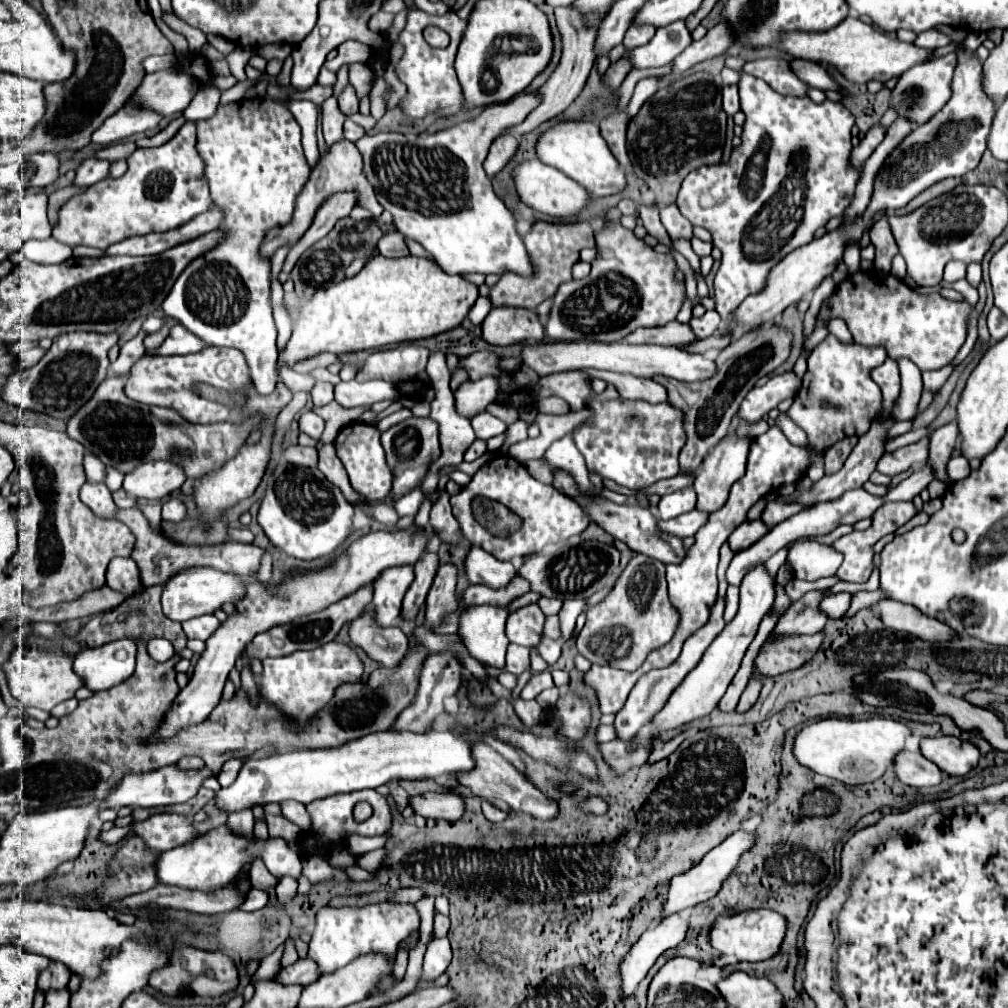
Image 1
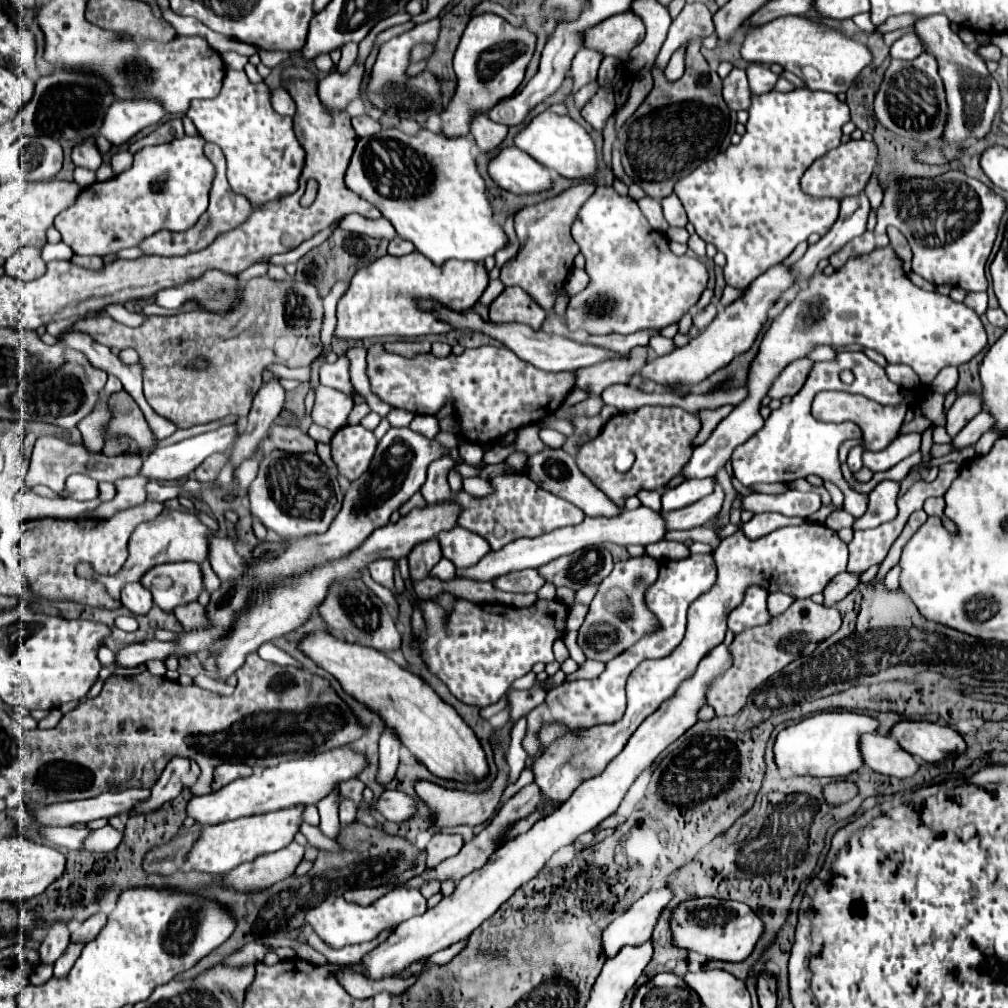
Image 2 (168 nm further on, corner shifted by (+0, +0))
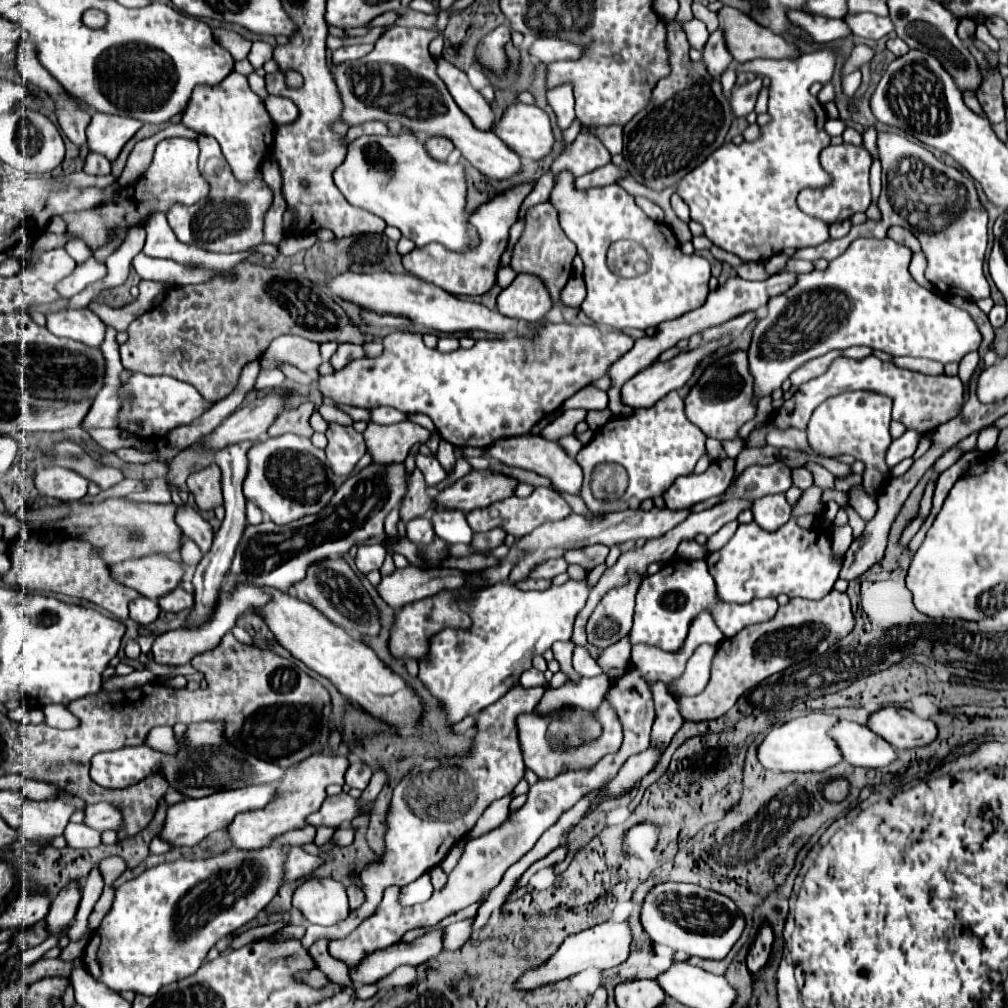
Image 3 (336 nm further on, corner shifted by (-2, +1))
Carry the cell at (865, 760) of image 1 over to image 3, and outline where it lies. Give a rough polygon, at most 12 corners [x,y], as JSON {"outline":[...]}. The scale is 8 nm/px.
{"outline":[[812,712],[772,728],[758,760],[776,772],[824,772],[842,762]]}

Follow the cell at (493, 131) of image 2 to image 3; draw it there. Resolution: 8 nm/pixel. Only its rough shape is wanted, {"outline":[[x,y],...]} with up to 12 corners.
{"outline":[[438,58],[438,76],[476,128],[490,130],[494,112],[462,72]]}

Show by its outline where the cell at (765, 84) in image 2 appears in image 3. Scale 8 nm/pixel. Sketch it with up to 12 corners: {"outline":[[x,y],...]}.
{"outline":[[762,78],[734,86],[730,96],[736,118],[754,110]]}

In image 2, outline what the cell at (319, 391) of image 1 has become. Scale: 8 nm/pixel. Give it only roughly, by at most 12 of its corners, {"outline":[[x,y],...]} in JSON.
{"outline":[[348,359],[324,363],[320,383],[354,393],[348,377]]}

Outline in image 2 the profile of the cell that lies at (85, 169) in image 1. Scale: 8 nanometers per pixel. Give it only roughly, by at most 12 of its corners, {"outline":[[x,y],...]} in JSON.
{"outline":[[94,143],[74,147],[76,167],[96,171],[102,165]]}

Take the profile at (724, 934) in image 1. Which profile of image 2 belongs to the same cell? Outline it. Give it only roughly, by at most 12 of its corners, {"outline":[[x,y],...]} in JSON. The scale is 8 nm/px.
{"outline":[[698,897],[674,909],[674,945],[744,961],[764,935],[744,903]]}

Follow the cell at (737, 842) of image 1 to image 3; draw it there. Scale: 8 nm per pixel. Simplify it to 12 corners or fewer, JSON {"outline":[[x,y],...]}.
{"outline":[[626,922],[570,934],[514,990],[530,992],[628,958]]}

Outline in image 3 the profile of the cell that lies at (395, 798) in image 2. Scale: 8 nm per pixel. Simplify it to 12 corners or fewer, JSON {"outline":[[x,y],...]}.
{"outline":[[348,794],[328,796],[310,826],[342,828],[360,814]]}

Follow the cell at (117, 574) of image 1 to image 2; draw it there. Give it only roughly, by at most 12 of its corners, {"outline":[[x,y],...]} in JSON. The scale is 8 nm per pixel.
{"outline":[[142,583],[122,587],[122,605],[144,615],[152,595]]}

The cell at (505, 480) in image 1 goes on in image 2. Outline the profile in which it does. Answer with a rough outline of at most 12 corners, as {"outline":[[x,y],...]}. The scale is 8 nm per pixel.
{"outline":[[526,473],[458,493],[458,525],[494,551],[580,525],[582,511]]}

